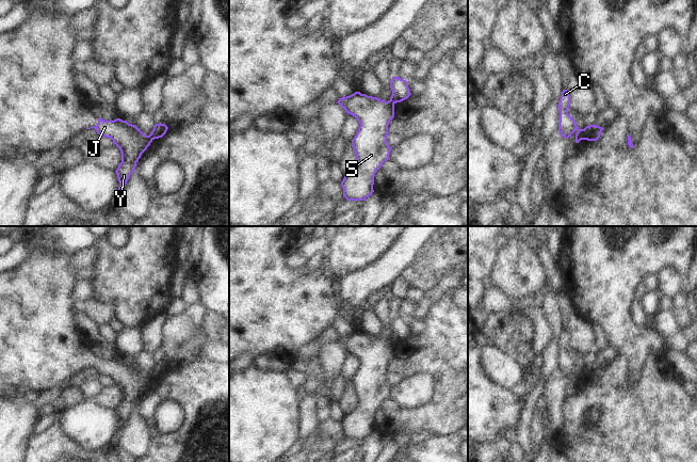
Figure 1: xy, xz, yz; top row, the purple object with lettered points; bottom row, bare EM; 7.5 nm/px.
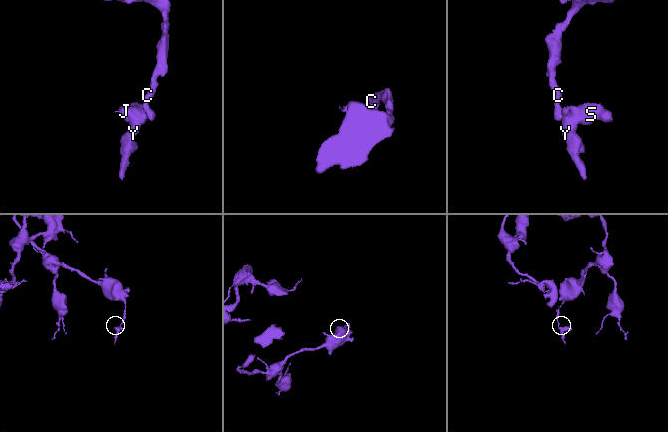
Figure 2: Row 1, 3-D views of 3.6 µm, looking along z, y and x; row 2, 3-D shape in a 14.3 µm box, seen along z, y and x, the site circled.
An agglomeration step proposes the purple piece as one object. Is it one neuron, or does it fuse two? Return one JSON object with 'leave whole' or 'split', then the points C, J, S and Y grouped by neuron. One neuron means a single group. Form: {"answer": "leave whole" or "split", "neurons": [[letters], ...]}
{"answer": "split", "neurons": [["C"], ["J", "S", "Y"]]}

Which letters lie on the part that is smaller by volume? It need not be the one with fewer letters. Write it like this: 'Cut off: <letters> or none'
Cut off: J, S, Y

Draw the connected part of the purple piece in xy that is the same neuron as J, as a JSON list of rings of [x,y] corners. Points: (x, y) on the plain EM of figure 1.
[[[98,357],[98,363],[95,366],[90,366],[86,368],[91,367],[94,367],[99,375],[110,377],[120,389],[121,401],[115,410],[120,423],[118,427],[119,431],[127,423],[130,414],[134,411],[136,401],[141,397],[142,393],[152,381],[152,372],[146,375],[135,364],[129,363],[127,360],[123,360],[120,357],[116,357],[114,360],[104,360],[102,357]]]

